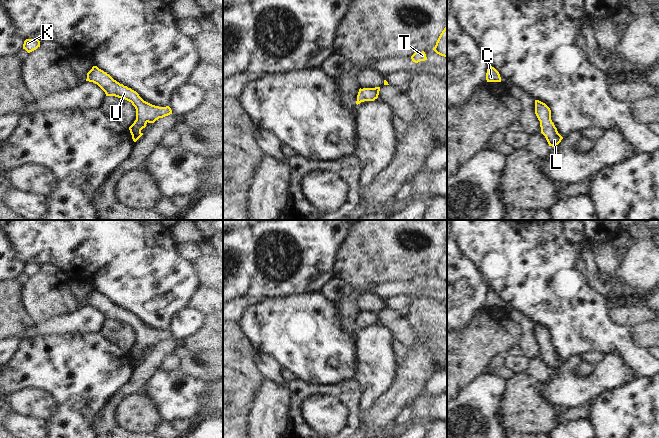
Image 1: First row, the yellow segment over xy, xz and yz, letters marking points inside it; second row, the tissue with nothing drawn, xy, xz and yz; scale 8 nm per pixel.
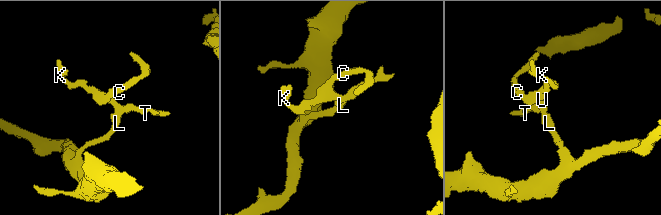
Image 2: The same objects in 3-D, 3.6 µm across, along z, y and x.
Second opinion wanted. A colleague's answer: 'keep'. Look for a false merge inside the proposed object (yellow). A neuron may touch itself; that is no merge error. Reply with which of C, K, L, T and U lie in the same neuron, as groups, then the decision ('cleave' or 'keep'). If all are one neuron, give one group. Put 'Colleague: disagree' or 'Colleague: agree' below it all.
C K L T U; keep
Colleague: agree

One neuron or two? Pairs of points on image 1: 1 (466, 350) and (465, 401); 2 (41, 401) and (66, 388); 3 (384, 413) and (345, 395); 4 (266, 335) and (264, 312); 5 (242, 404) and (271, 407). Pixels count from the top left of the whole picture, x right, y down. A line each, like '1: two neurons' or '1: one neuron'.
1: two neurons
2: two neurons
3: two neurons
4: one neuron
5: two neurons

